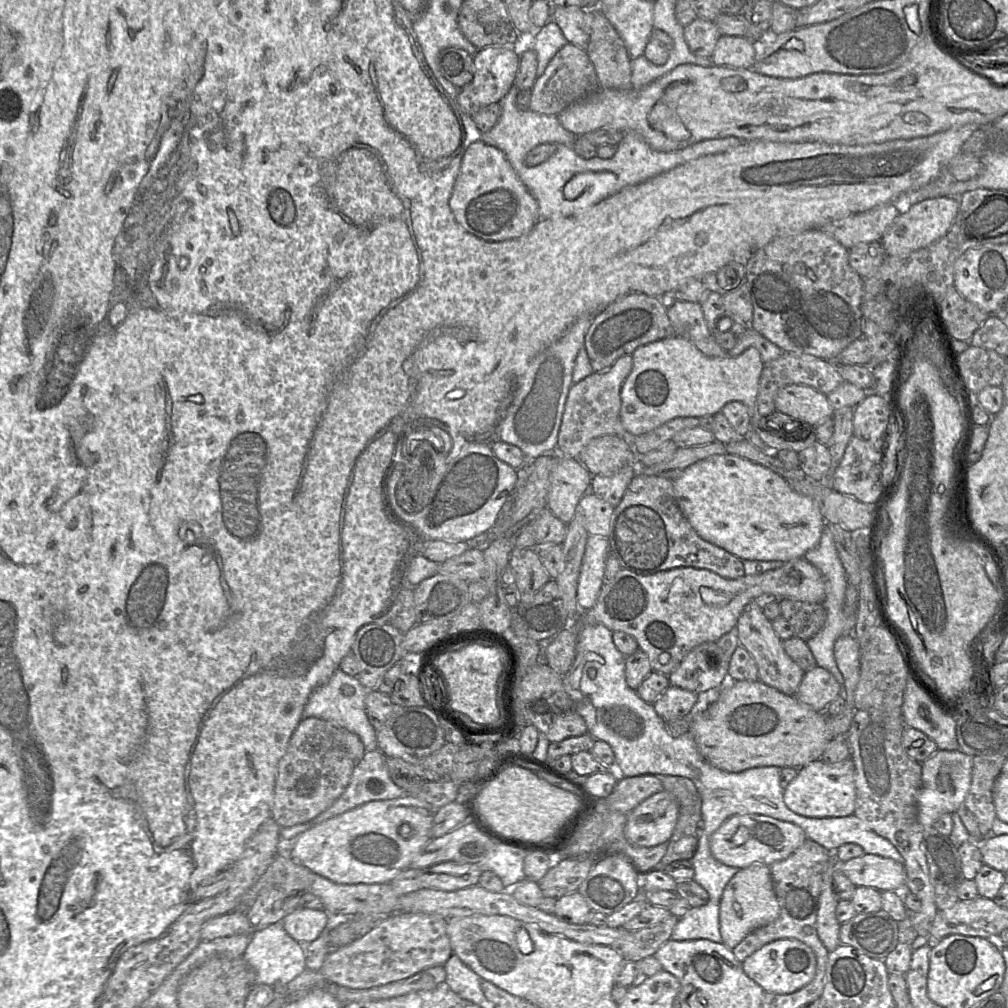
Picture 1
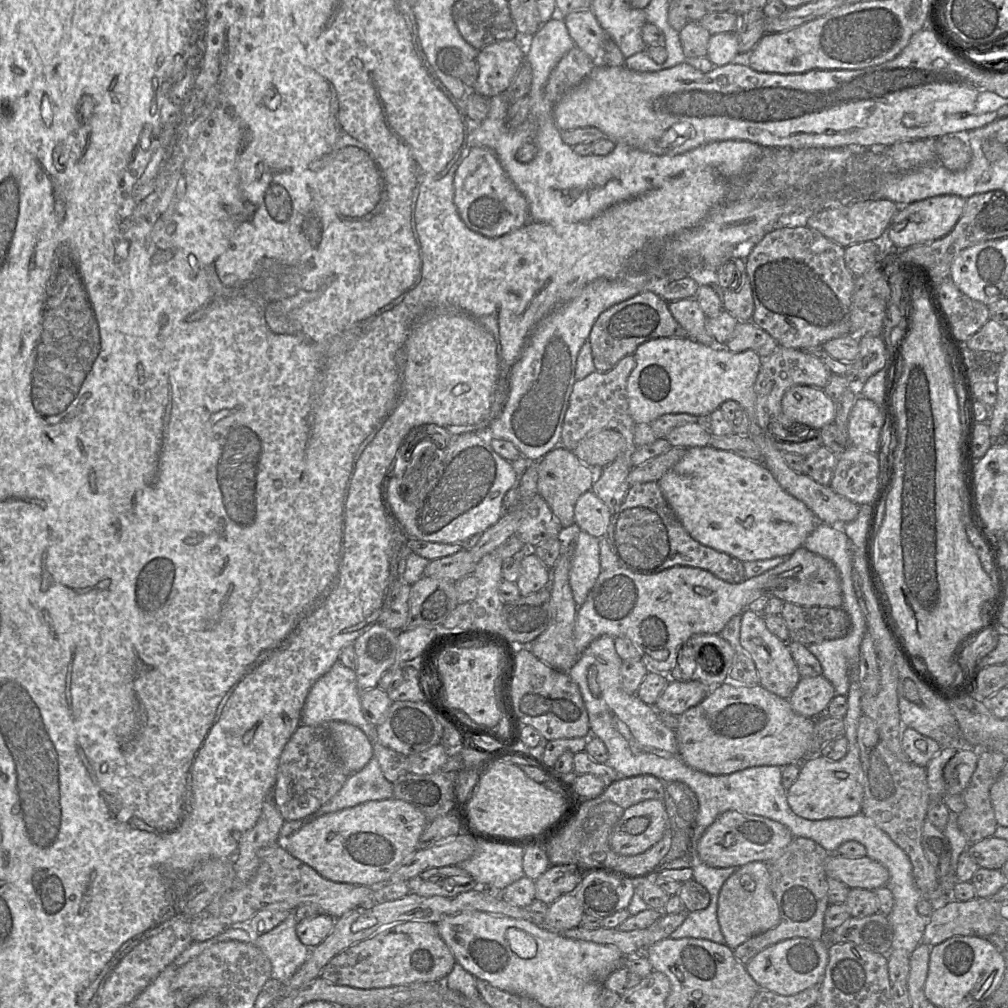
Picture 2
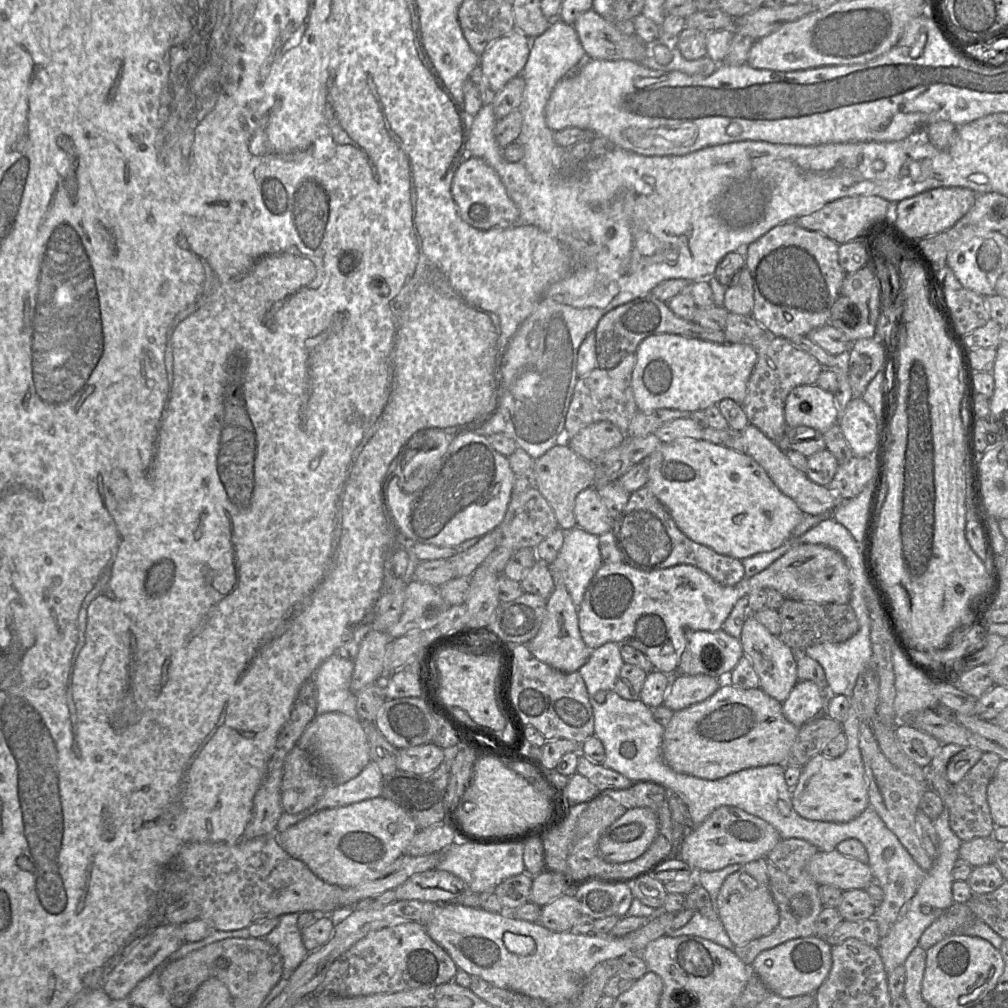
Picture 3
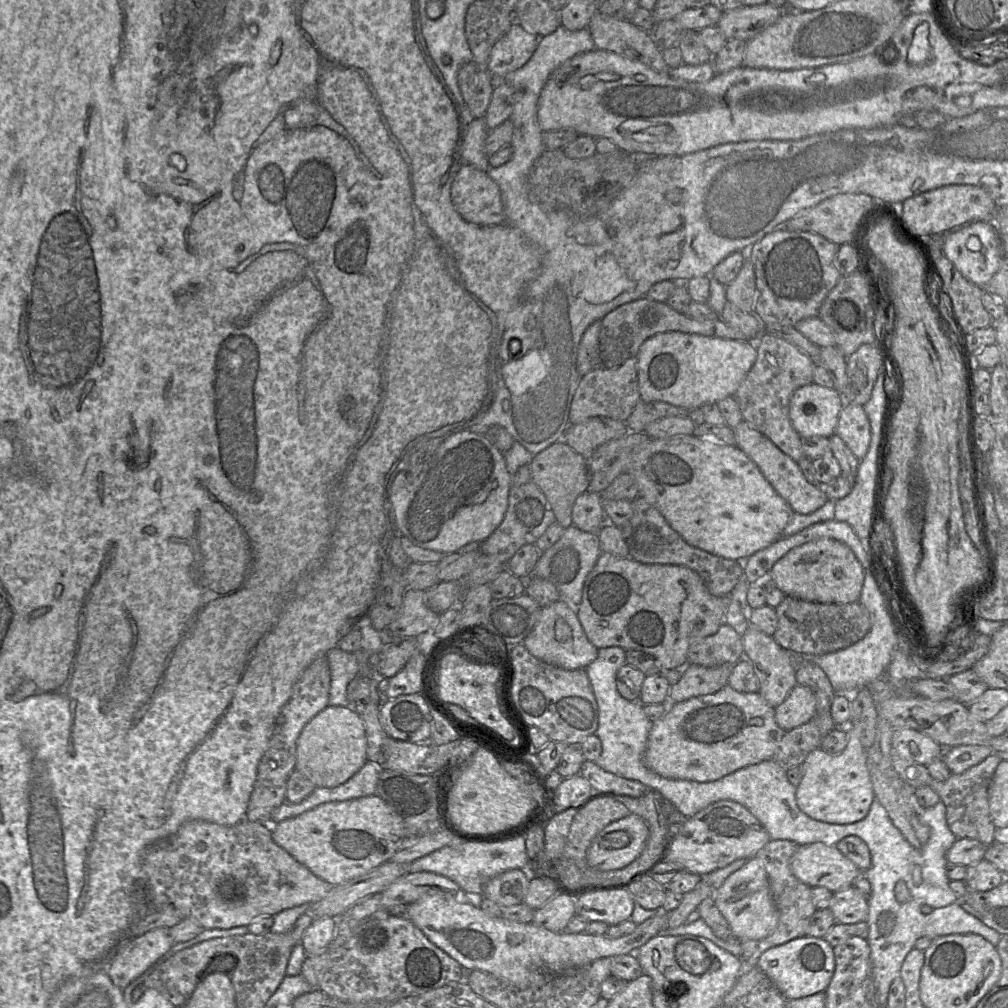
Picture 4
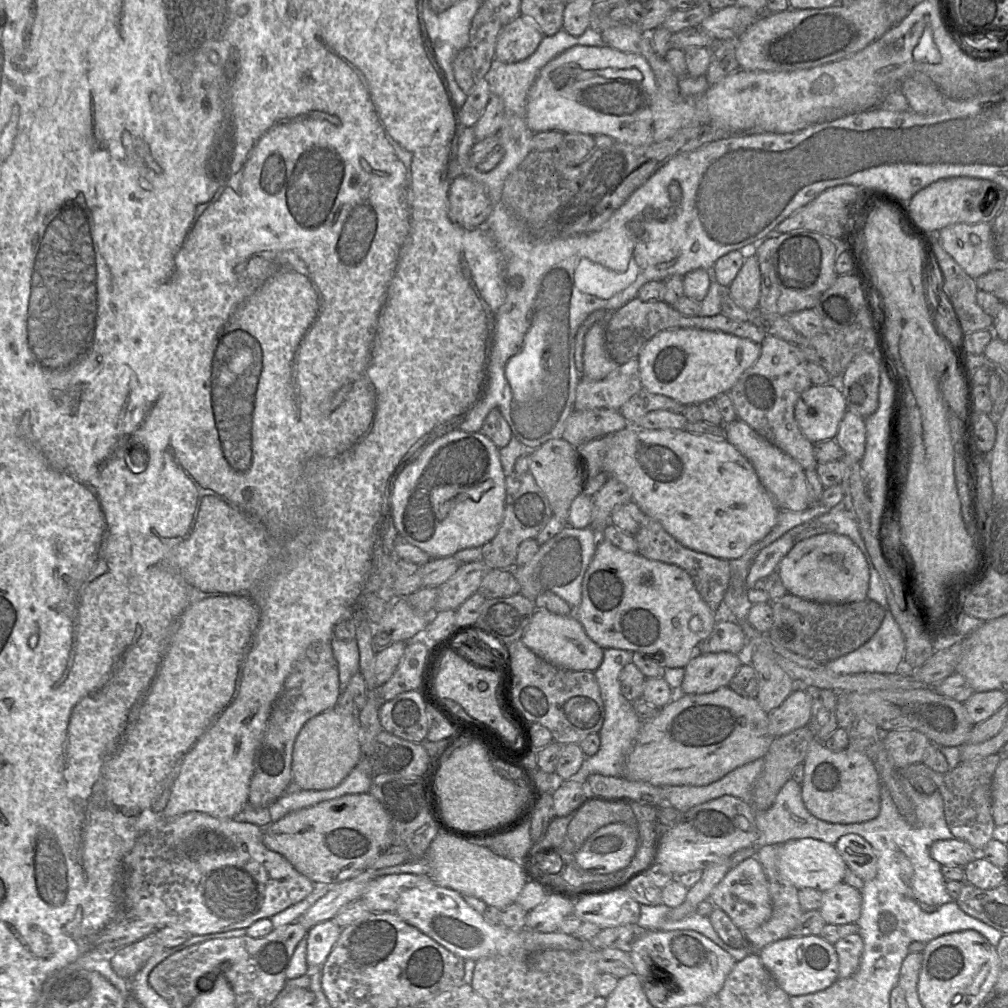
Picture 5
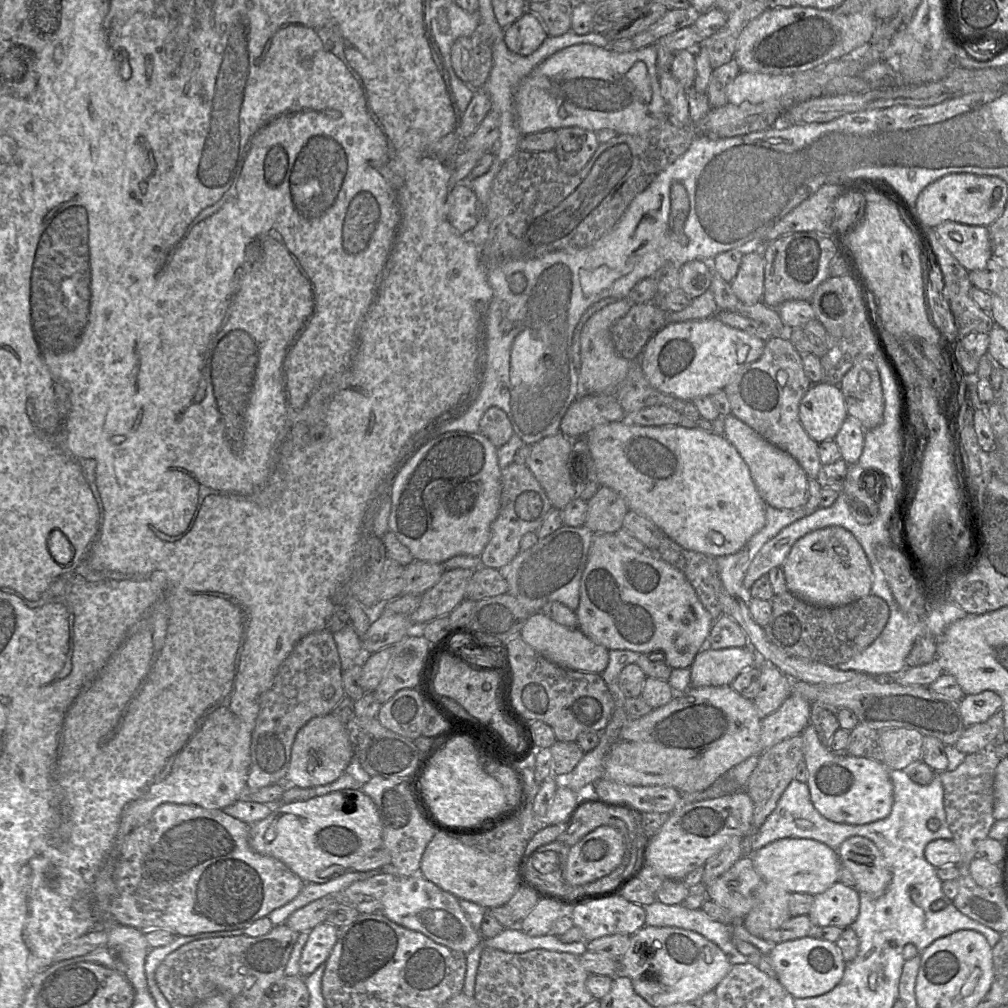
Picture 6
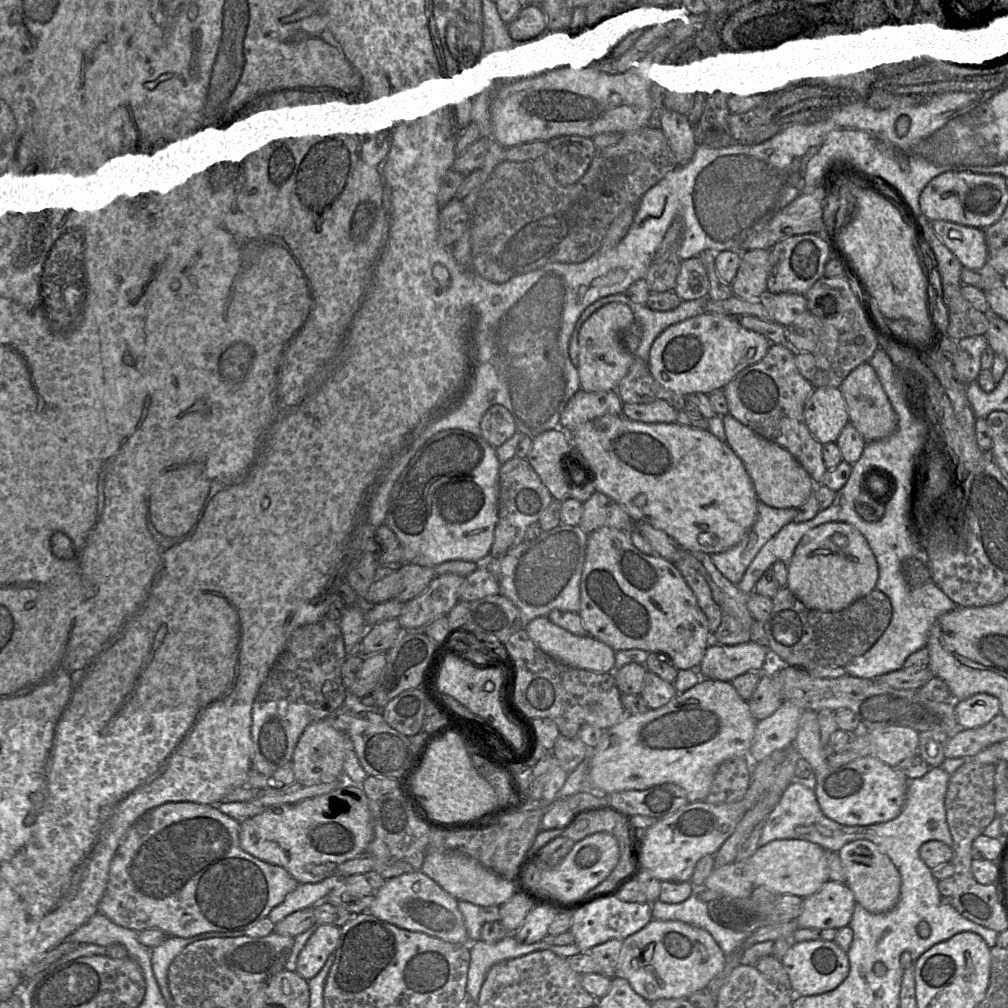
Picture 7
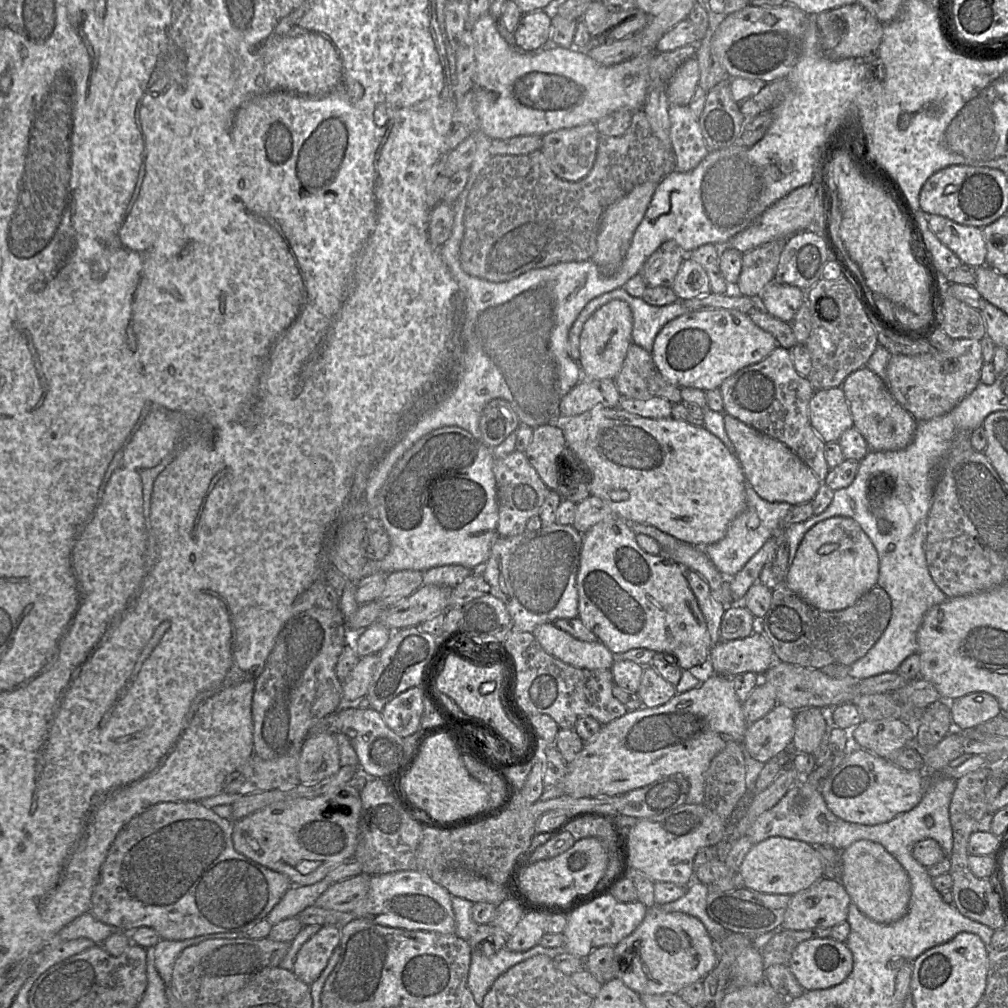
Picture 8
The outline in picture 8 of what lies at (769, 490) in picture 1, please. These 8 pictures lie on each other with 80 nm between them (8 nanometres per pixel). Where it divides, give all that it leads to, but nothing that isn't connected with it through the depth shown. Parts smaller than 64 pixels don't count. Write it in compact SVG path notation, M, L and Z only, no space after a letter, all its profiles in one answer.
M595 407L577 416L562 418L561 430L563 431L567 447L575 454L588 473L590 495L597 496L604 500L616 516L628 523L648 524L673 536L680 542L695 547L705 547L722 540L731 522L743 512L746 507L747 481L737 456L732 454L726 445L704 426L691 425L687 422L676 420L673 417L662 419L644 418L628 413L620 407Z

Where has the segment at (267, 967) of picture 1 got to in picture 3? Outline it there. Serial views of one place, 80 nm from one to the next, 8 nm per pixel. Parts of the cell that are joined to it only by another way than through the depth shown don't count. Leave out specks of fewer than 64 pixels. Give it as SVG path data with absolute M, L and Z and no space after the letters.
M287 913L279 917L278 925L265 936L265 940L275 946L283 961L284 976L291 974L308 955L308 950L305 948L300 929L298 928L299 913Z

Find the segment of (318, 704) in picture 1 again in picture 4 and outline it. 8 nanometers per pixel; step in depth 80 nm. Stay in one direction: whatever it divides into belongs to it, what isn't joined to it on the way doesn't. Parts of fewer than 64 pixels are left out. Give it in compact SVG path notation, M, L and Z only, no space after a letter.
M338 647L331 648L326 657L331 675L328 705L346 707L346 689L358 674L359 661L355 653L343 651Z

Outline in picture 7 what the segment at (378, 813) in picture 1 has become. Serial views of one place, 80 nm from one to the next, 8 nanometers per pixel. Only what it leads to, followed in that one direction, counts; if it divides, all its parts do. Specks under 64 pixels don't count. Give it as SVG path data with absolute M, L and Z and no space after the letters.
M344 776L339 778L339 786L326 794L294 804L270 806L240 824L241 848L262 861L283 867L299 884L321 882L336 874L340 864L367 851L373 838L368 798L360 785Z

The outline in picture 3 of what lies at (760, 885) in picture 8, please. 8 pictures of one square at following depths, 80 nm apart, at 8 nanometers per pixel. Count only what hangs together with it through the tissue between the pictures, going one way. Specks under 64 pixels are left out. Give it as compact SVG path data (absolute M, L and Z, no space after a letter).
M836 849L818 851L808 863L808 872L820 885L832 885L842 891L864 889L874 882L868 864L843 855Z

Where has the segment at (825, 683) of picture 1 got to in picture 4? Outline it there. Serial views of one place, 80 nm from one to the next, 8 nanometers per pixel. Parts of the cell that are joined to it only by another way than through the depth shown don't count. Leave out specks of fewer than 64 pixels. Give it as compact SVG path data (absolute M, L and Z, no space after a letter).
M797 684L775 708L775 720L781 729L788 732L813 720L815 713L816 697L813 691Z

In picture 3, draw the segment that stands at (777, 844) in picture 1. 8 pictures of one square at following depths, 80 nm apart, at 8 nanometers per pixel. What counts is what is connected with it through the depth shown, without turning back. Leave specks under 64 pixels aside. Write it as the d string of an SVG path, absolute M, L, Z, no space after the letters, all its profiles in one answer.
M721 806L706 820L695 826L684 838L679 850L673 850L678 861L684 861L695 871L718 871L732 864L744 865L763 859L781 840L776 829L742 809Z

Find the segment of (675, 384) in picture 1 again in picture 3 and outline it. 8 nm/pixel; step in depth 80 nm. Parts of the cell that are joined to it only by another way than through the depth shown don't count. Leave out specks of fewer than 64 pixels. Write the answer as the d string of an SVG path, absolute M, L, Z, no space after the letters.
M657 334L644 339L637 347L636 364L632 372L631 387L638 411L650 414L667 408L684 412L705 411L723 399L732 399L742 405L750 375L758 361L757 349L747 344L715 343L676 334Z

